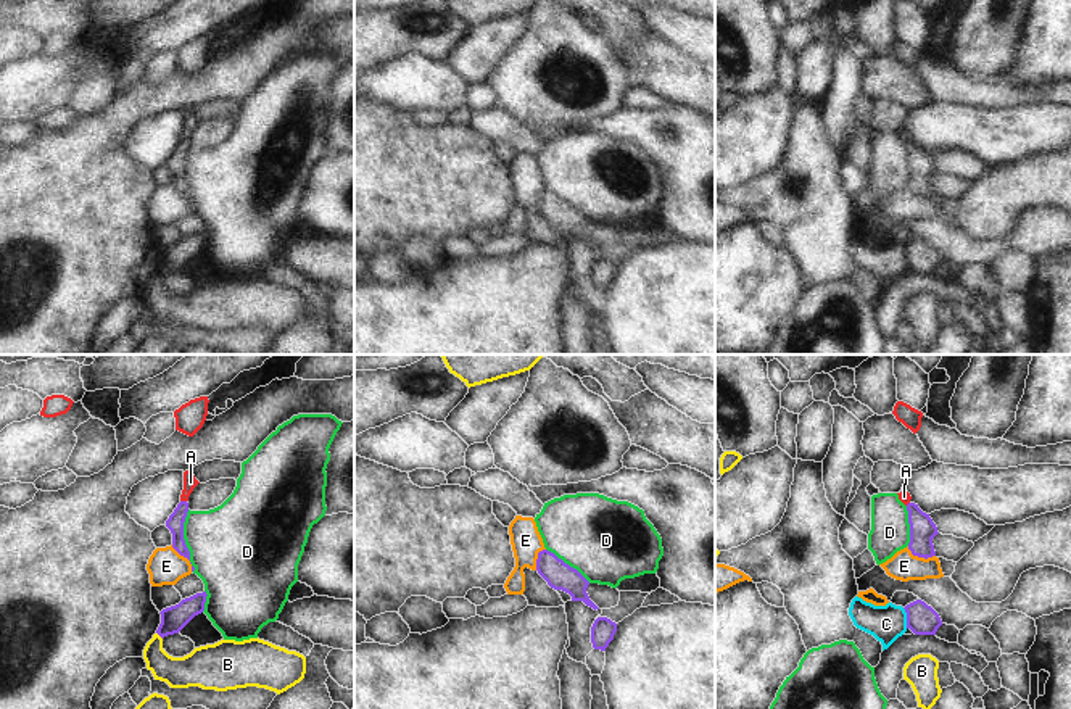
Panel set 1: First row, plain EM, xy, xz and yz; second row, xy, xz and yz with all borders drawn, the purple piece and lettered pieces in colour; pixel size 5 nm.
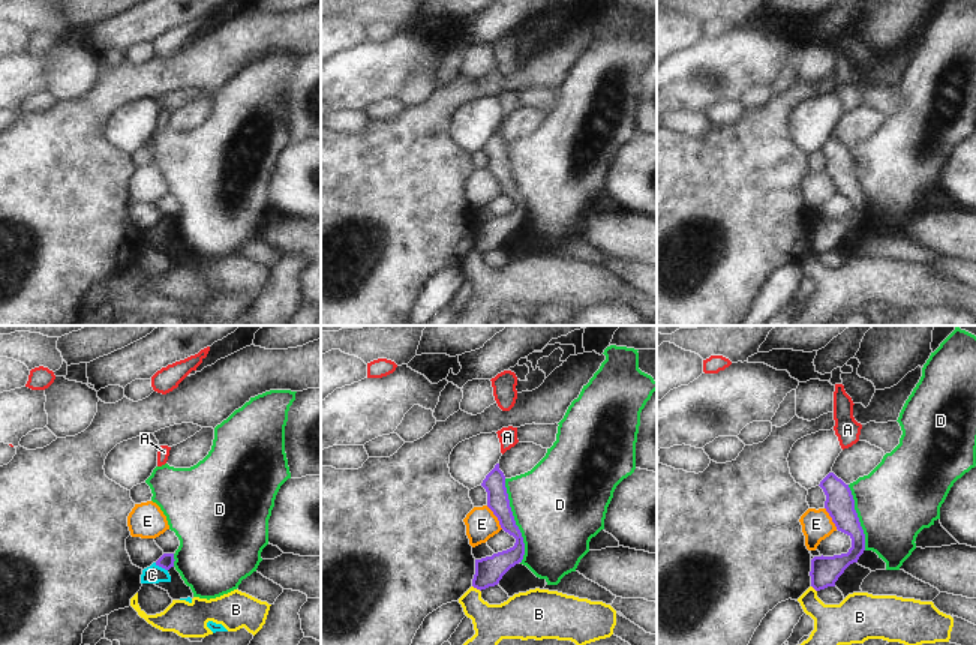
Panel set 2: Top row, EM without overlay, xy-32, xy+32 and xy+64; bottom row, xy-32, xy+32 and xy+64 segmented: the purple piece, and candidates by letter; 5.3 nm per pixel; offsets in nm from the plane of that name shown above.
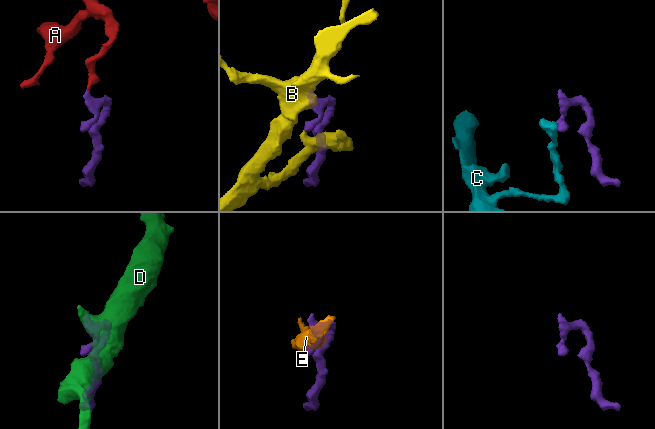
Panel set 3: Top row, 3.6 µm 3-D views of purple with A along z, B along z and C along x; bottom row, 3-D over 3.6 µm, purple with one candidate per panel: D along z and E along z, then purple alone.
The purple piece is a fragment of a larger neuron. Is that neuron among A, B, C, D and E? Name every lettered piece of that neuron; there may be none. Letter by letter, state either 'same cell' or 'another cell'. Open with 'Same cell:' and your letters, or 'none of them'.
Same cell: A
A: same cell
B: another cell
C: another cell
D: another cell
E: another cell

